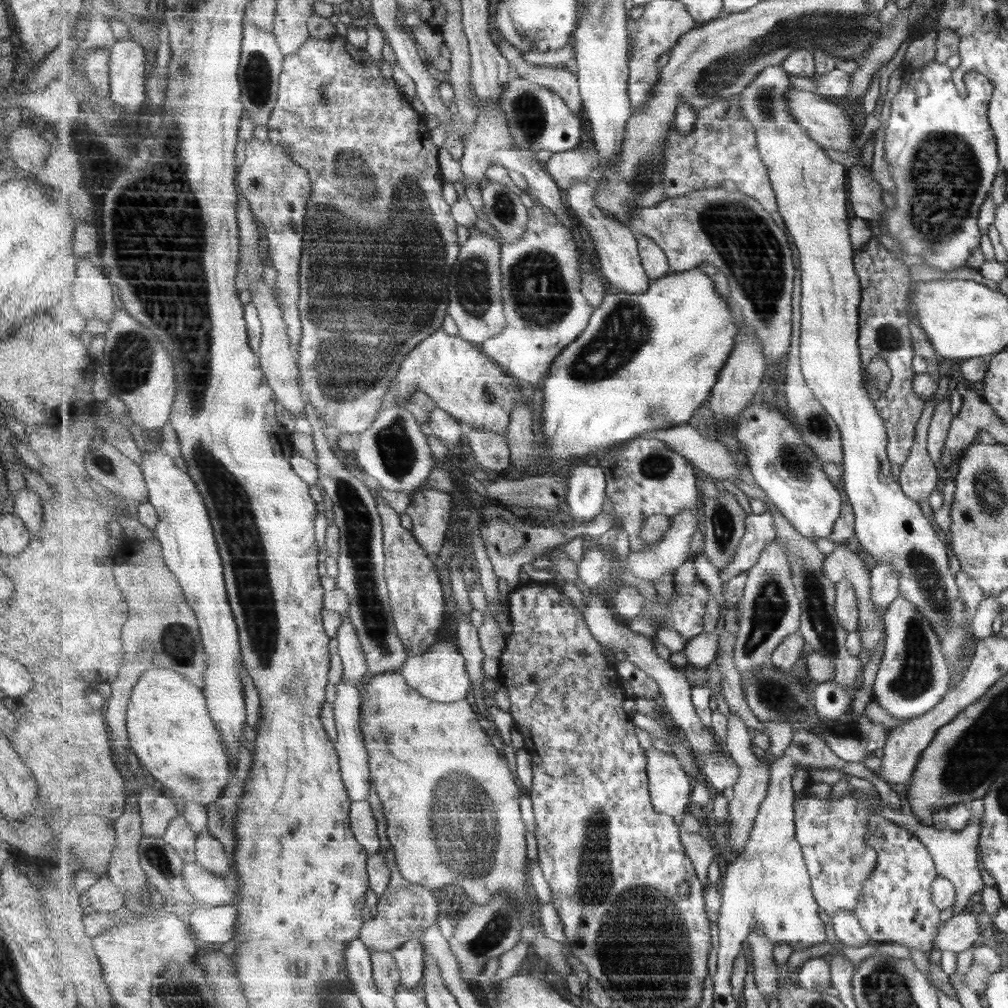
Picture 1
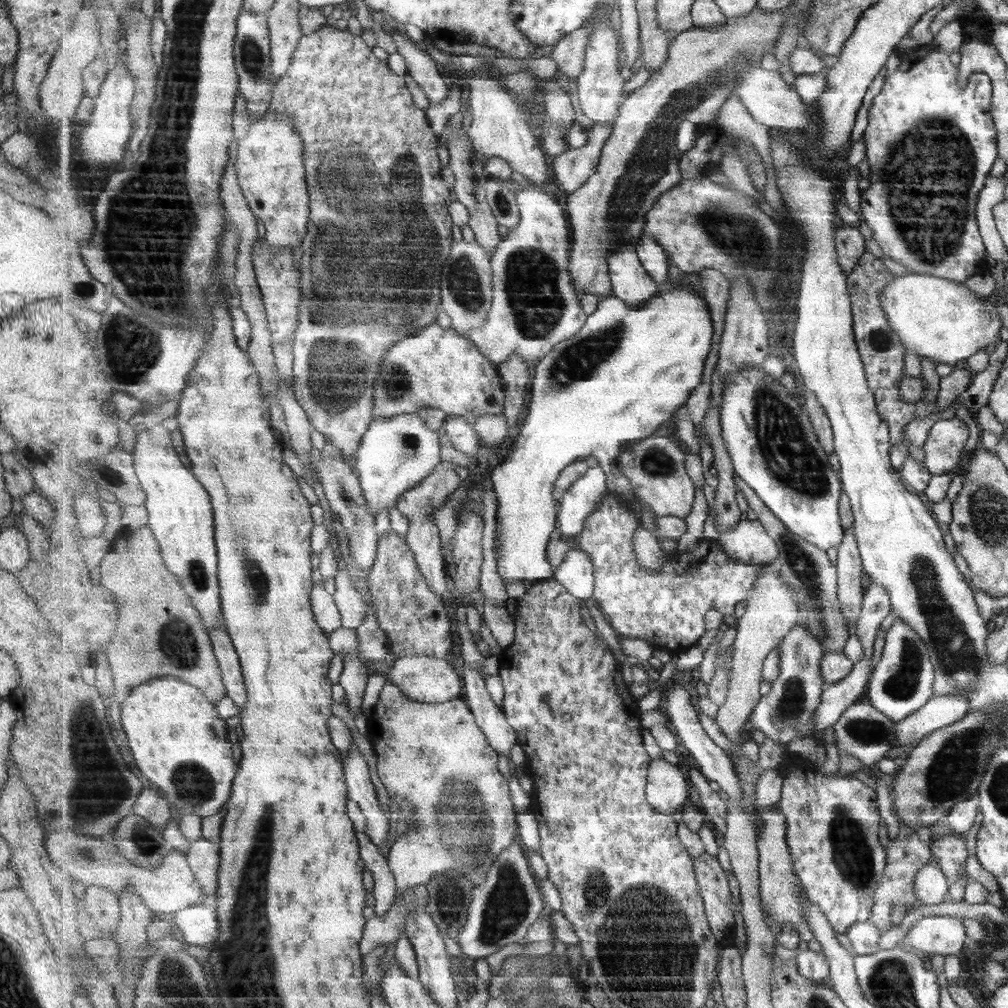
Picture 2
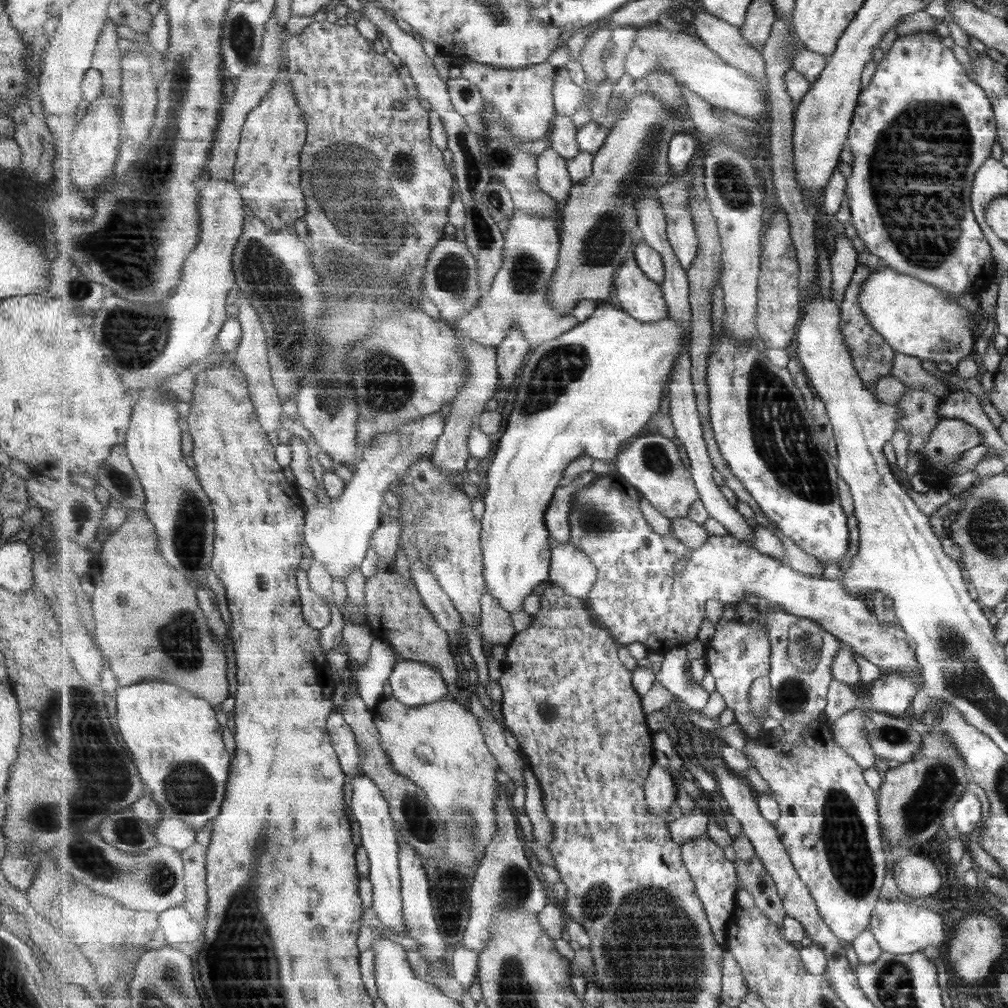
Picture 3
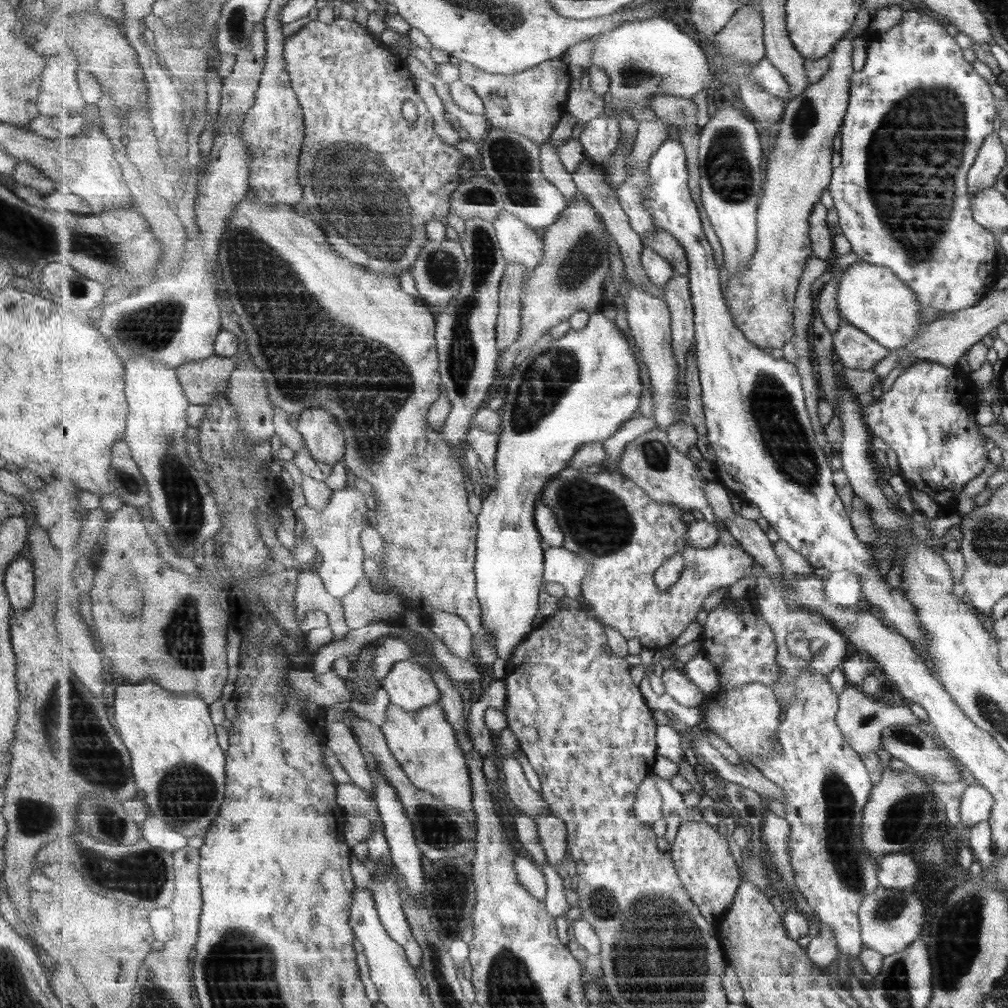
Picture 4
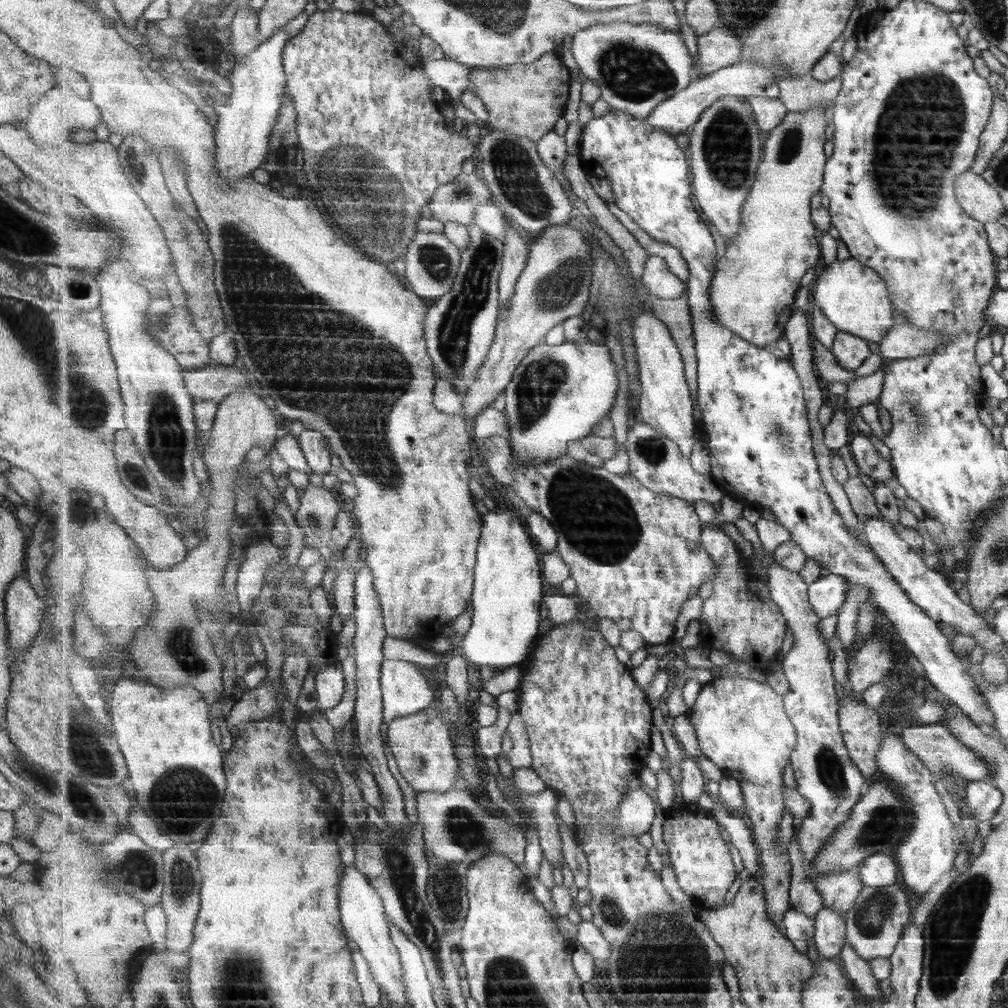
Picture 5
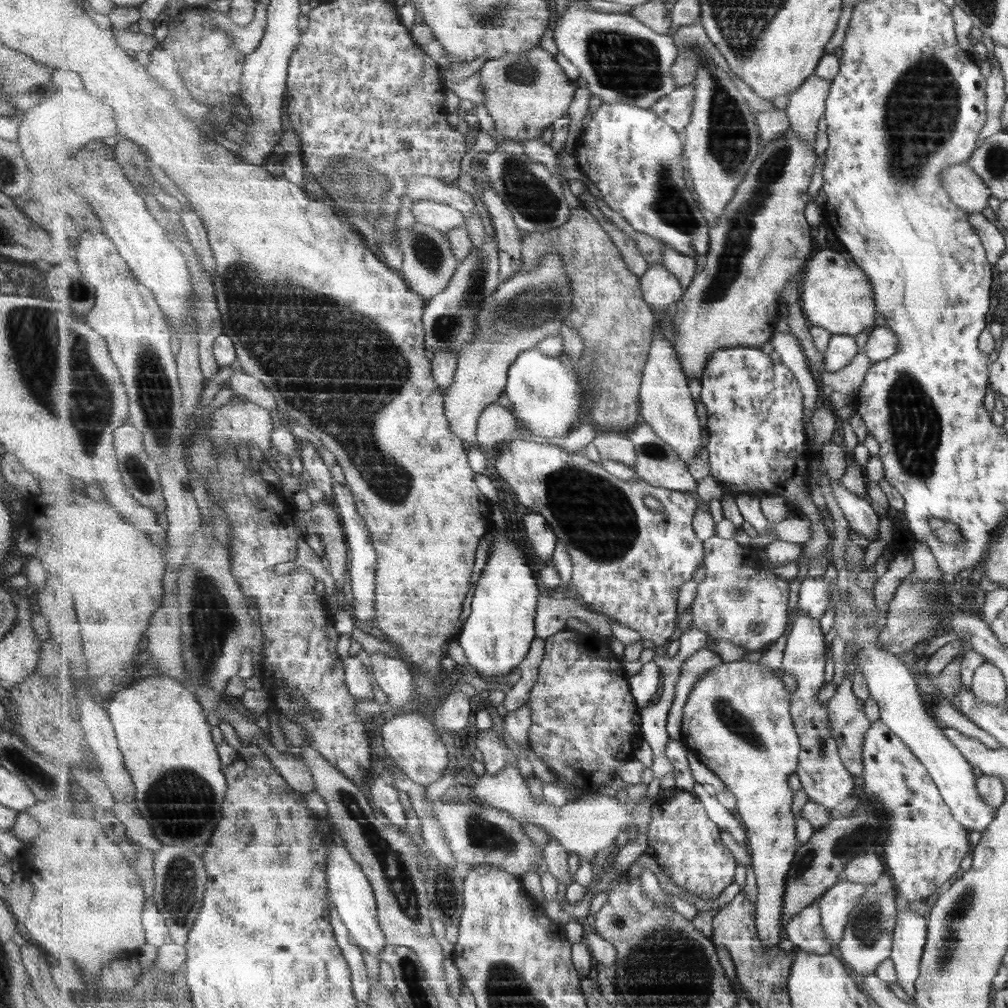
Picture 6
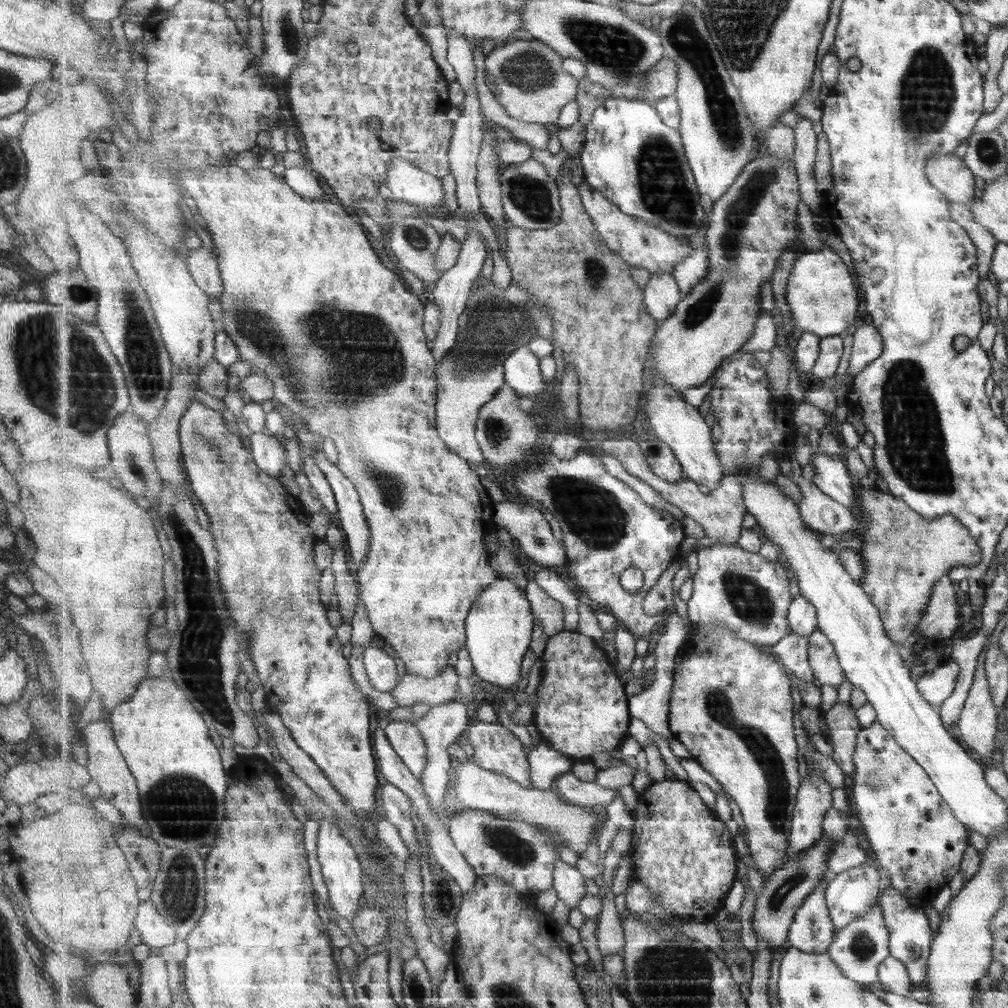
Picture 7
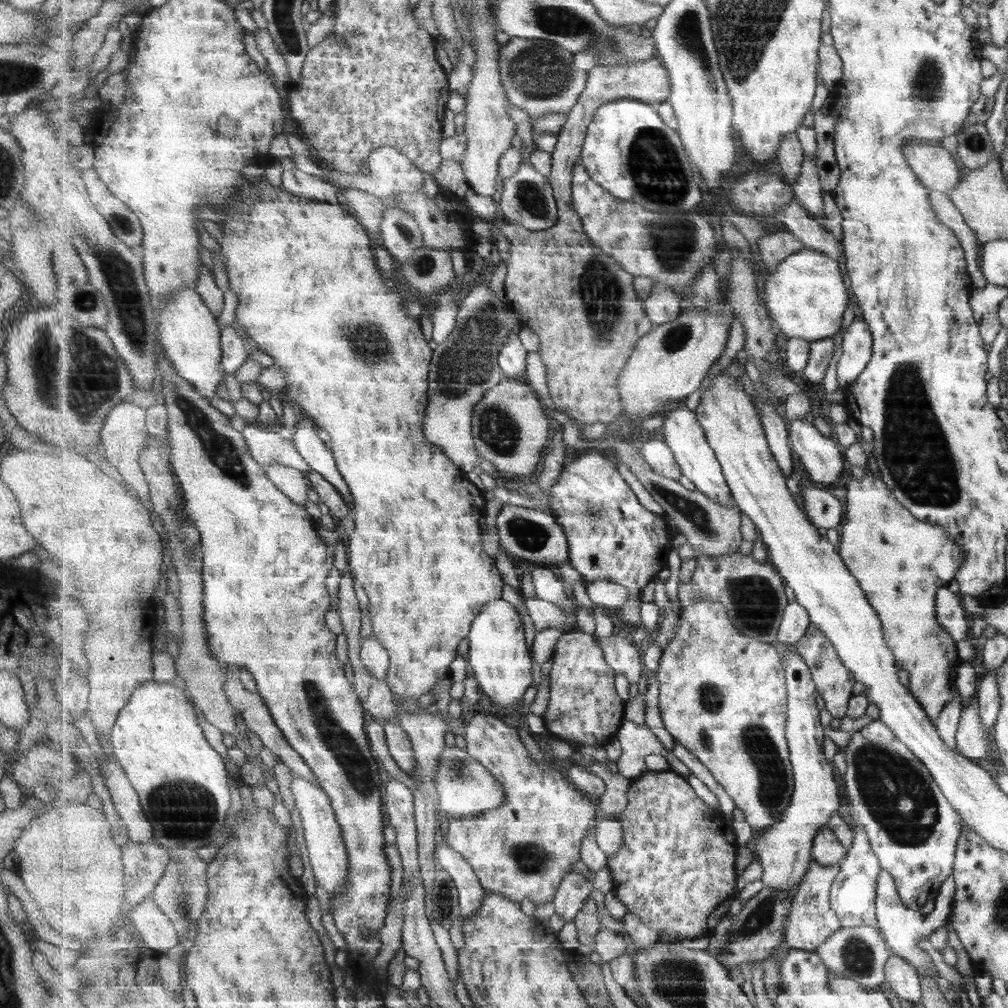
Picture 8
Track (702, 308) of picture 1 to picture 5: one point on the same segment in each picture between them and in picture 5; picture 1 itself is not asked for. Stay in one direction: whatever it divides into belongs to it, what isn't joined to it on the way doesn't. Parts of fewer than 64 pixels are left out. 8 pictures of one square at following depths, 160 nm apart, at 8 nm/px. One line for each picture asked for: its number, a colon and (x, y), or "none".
2: (626, 373)
3: (587, 392)
4: (578, 389)
5: (558, 394)

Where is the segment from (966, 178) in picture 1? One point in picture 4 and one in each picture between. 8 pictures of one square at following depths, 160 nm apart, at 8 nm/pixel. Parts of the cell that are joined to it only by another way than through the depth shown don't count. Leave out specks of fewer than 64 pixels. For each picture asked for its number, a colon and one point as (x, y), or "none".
2: (925, 136)
3: (921, 125)
4: (918, 112)

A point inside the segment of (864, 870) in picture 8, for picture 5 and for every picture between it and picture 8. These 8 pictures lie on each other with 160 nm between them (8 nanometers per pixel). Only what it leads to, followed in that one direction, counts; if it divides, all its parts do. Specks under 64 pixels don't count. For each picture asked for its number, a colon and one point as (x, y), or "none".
5: (831, 934)
6: (838, 901)
7: (850, 894)

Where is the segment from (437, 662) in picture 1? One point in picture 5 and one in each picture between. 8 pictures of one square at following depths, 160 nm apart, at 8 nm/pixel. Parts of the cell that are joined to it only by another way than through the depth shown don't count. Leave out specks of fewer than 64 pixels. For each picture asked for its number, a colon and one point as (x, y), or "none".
2: (423, 679)
3: (415, 684)
4: (410, 685)
5: (406, 691)

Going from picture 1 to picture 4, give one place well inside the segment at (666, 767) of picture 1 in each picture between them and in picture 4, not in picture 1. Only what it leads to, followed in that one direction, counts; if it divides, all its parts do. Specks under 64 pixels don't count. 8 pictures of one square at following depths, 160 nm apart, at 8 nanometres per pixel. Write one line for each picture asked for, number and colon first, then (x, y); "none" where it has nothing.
2: (668, 792)
3: (661, 790)
4: (649, 805)

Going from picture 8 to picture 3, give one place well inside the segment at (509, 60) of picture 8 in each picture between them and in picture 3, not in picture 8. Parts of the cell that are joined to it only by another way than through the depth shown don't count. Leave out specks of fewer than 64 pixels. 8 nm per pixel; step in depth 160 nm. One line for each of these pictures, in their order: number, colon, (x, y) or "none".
3: (524, 98)
4: (531, 103)
5: (526, 99)
6: (525, 93)
7: (532, 83)

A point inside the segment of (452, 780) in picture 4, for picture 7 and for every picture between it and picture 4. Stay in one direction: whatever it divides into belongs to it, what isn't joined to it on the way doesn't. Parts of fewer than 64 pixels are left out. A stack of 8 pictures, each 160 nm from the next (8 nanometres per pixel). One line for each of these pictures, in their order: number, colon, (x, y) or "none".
5: (421, 744)
6: (412, 740)
7: (405, 737)

